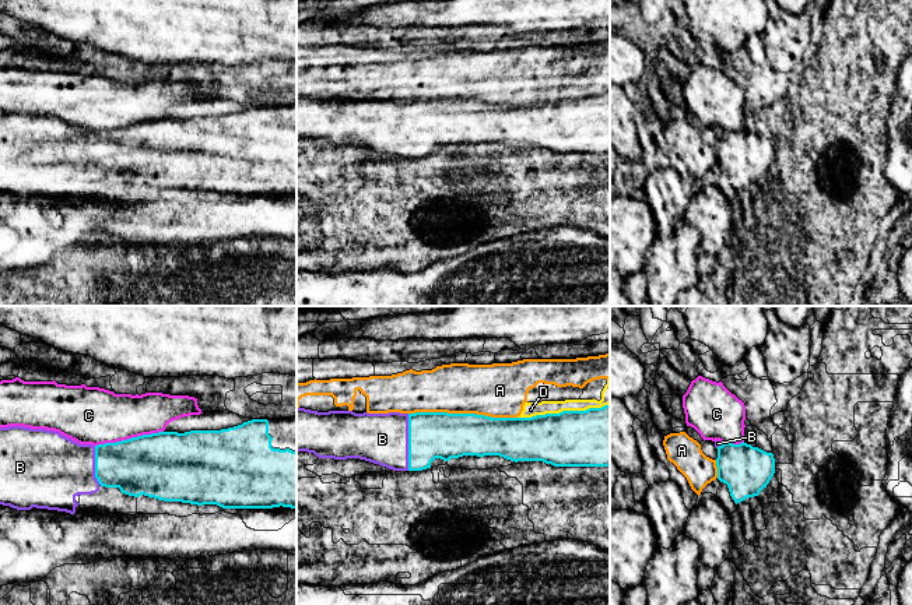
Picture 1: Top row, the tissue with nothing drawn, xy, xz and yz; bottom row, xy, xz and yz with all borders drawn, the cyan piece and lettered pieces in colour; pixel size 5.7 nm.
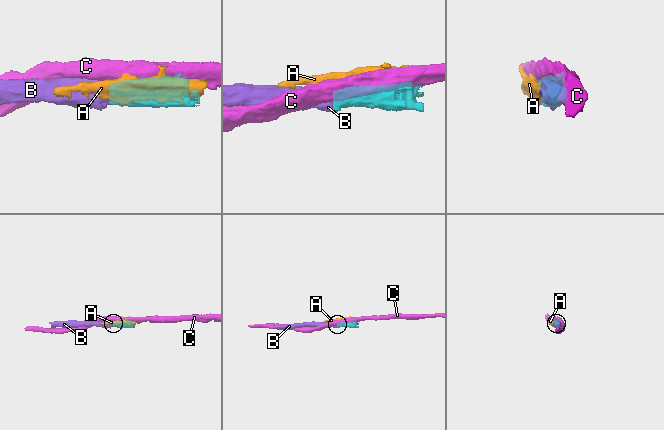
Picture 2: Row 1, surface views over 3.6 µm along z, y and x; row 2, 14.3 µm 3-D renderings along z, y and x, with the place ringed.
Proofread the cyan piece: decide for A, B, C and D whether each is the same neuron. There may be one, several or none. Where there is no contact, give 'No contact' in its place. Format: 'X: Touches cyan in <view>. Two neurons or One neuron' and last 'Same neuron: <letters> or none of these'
A: Touches cyan in xz. Two neurons
B: Touches cyan in xz. One neuron
C: Touches cyan in xy. Two neurons
D: Touches cyan in xz. Two neurons
Same neuron: B

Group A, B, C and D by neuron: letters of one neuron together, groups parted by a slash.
A D / B / C

